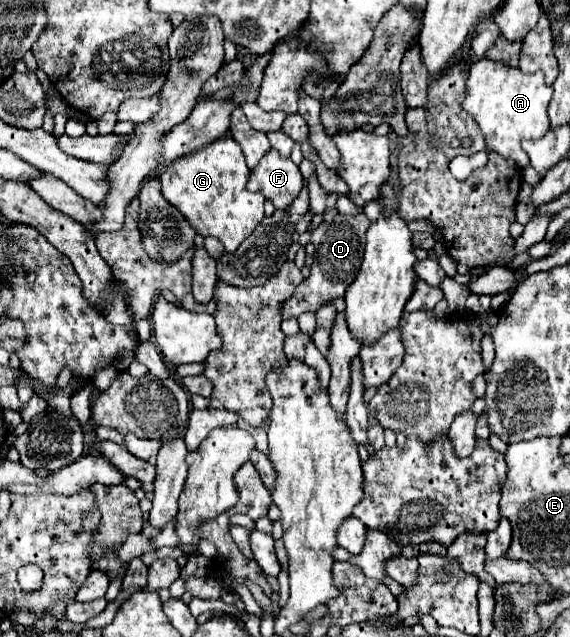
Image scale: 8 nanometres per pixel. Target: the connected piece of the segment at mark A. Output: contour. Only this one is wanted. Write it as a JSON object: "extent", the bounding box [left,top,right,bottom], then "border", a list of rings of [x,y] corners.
{"extent":[463,59,553,169],"border":[[[479,59],[469,69],[467,97],[463,101],[463,111],[473,115],[483,131],[489,151],[499,153],[505,159],[513,159],[519,169],[529,165],[527,153],[521,149],[525,139],[541,139],[549,131],[547,105],[553,97],[553,89],[545,85],[541,73],[525,75],[509,65],[497,65],[497,61]]]}

